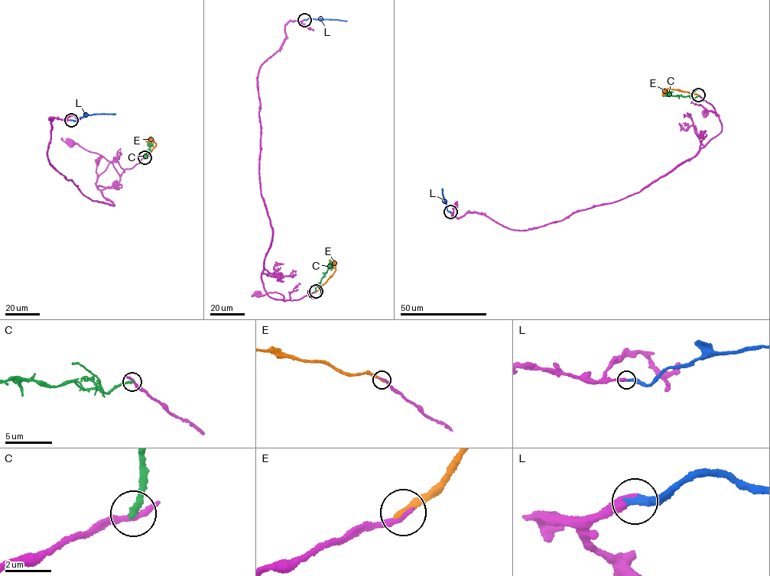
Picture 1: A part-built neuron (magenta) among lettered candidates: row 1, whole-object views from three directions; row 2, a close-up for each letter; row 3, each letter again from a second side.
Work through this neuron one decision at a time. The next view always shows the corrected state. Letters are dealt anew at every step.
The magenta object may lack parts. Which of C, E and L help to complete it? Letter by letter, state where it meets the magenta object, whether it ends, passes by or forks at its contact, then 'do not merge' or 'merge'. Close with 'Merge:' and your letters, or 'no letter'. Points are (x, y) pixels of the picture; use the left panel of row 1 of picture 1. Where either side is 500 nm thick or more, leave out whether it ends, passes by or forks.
C: contact (144, 158); it ends; do not merge
E: contact (144, 157); it ends; do not merge
L: contact (71, 120); it ends; merge
Merge: L

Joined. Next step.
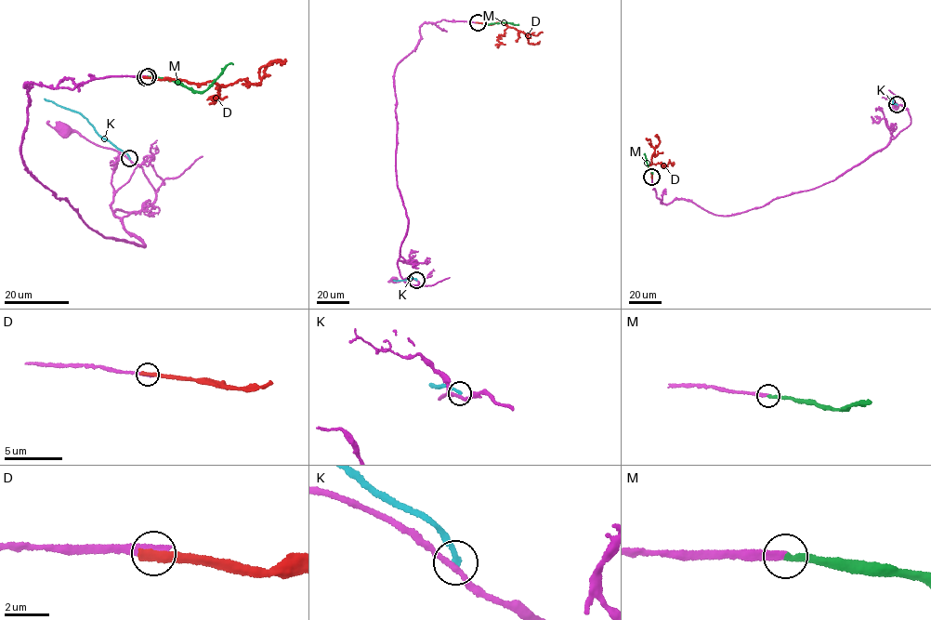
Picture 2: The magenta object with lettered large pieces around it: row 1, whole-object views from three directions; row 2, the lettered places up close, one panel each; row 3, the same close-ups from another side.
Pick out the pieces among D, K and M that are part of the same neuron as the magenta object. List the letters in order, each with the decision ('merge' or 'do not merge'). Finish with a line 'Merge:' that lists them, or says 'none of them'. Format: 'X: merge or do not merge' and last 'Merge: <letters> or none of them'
D: do not merge
K: do not merge
M: merge
Merge: M

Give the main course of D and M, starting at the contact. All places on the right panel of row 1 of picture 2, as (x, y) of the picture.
D: (651, 178), (648, 167), (659, 140), (657, 135), (655, 136)
M: (651, 177), (645, 153)

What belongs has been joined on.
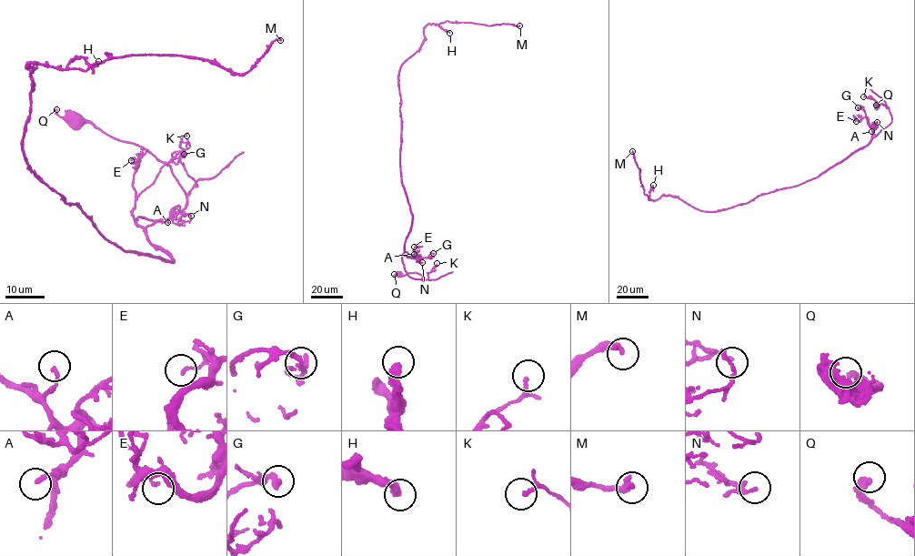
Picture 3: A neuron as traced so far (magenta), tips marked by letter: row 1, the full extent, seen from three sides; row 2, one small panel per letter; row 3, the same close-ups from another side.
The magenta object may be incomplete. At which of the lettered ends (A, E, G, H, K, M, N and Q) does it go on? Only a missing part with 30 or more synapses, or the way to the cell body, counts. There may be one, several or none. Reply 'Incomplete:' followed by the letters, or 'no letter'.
Incomplete: M

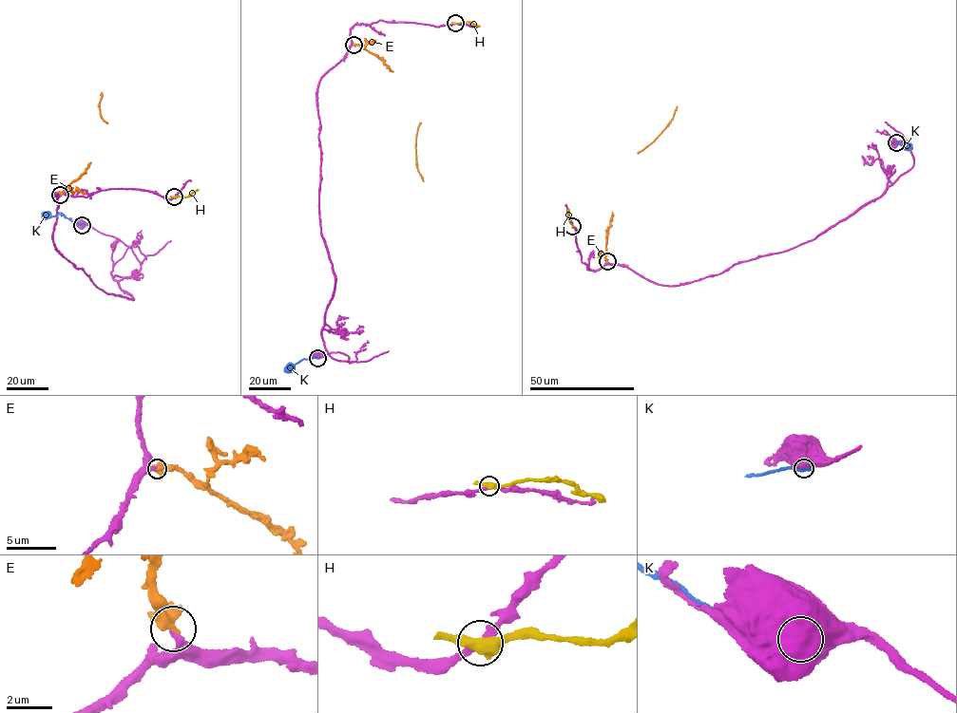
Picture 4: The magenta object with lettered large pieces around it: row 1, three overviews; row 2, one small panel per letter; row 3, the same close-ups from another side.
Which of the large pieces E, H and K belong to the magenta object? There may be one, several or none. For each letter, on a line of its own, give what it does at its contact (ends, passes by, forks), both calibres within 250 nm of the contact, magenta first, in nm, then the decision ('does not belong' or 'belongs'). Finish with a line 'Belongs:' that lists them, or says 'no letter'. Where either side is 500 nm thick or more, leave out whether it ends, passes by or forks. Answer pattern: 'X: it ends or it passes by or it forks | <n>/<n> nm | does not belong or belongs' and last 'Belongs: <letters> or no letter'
E: it passes by | 360/480 nm | belongs
H: it passes by | 260/480 nm | does not belong
K: 1100/550 nm | does not belong
Belongs: E

